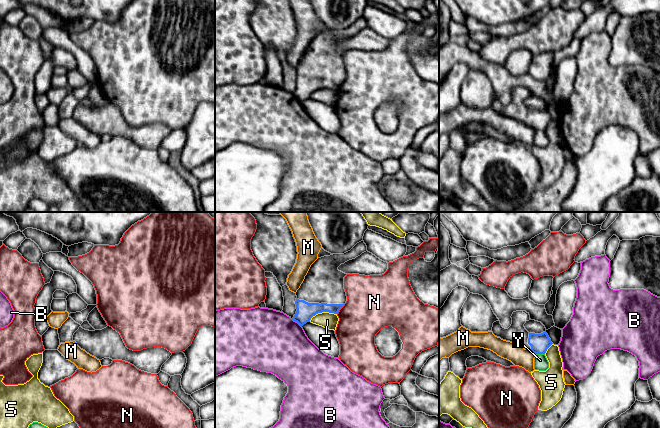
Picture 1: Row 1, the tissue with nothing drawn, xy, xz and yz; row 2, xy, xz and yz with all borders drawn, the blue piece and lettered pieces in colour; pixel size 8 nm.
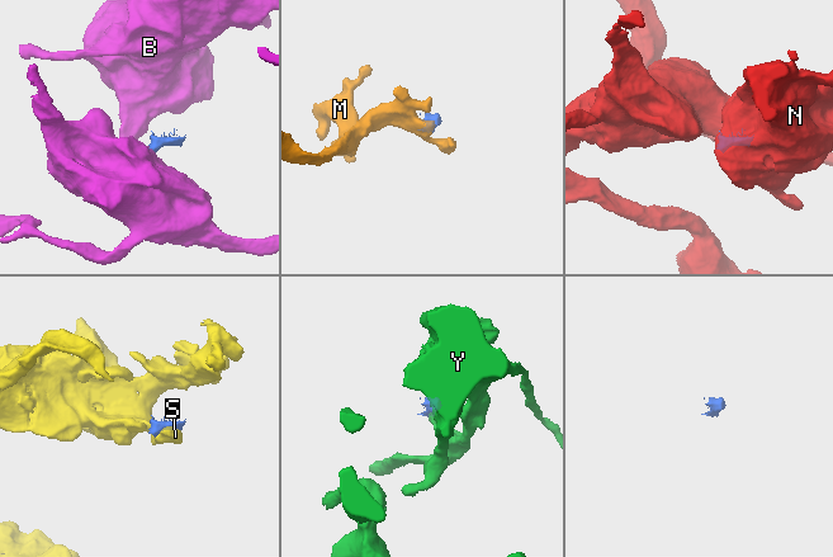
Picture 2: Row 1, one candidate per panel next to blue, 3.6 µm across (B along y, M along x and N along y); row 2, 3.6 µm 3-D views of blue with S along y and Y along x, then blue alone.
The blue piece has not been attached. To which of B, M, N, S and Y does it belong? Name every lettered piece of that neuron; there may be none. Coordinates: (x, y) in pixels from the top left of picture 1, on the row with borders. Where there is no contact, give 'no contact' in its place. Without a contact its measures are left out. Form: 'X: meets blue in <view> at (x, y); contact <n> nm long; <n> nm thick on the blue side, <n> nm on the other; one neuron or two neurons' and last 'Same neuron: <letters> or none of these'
B: meets blue in xz at (296, 321); contact 110 nm long; 140 nm thick on the blue side, 480 nm on the other; two neurons
M: meets blue in yz at (533, 352); contact 60 nm long; 150 nm thick on the blue side, 150 nm on the other; two neurons
N: meets blue in xz at (340, 308); contact 110 nm long; 120 nm thick on the blue side, 400 nm on the other; two neurons
S: meets blue in xz at (322, 311); contact 240 nm long; 140 nm thick on the blue side, 130 nm on the other; two neurons
Y: meets blue in yz at (540, 353); contact 70 nm long; 150 nm thick on the blue side, 120 nm on the other; two neurons
Same neuron: none of these

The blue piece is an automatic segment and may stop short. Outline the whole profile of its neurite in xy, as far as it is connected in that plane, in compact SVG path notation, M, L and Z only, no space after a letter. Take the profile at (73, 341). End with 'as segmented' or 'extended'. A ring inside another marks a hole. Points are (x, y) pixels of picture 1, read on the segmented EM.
M80 326L73 335L73 342L99 360L104 358L122 360L151 374L158 374L162 365L172 355L170 351L162 347L152 347L141 351L130 350L126 347L120 333L110 326L95 331L85 330Z; extended

